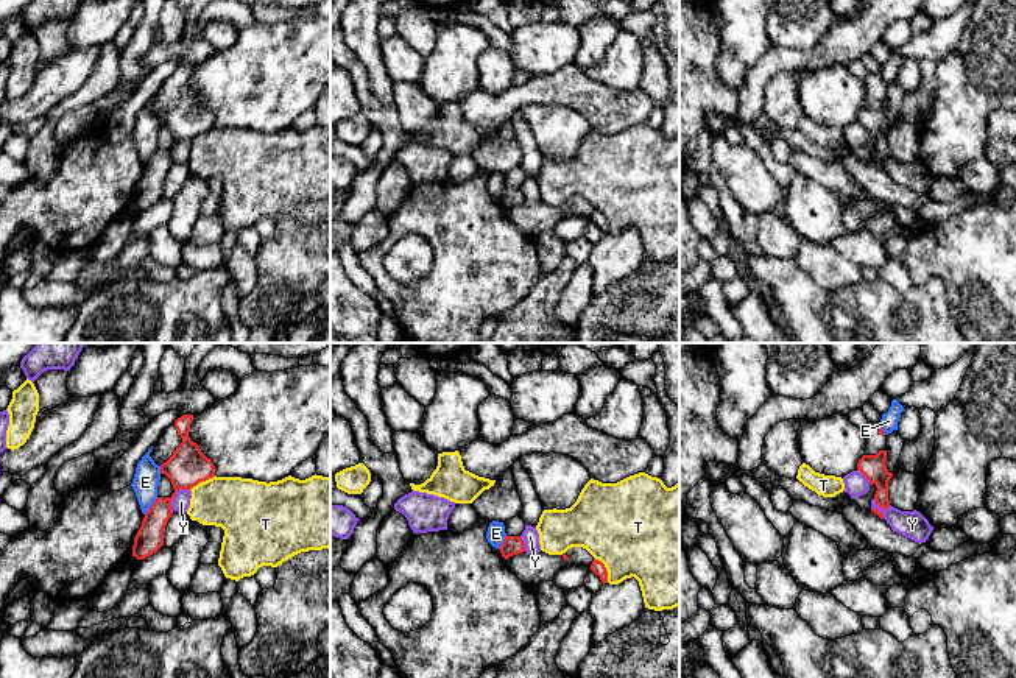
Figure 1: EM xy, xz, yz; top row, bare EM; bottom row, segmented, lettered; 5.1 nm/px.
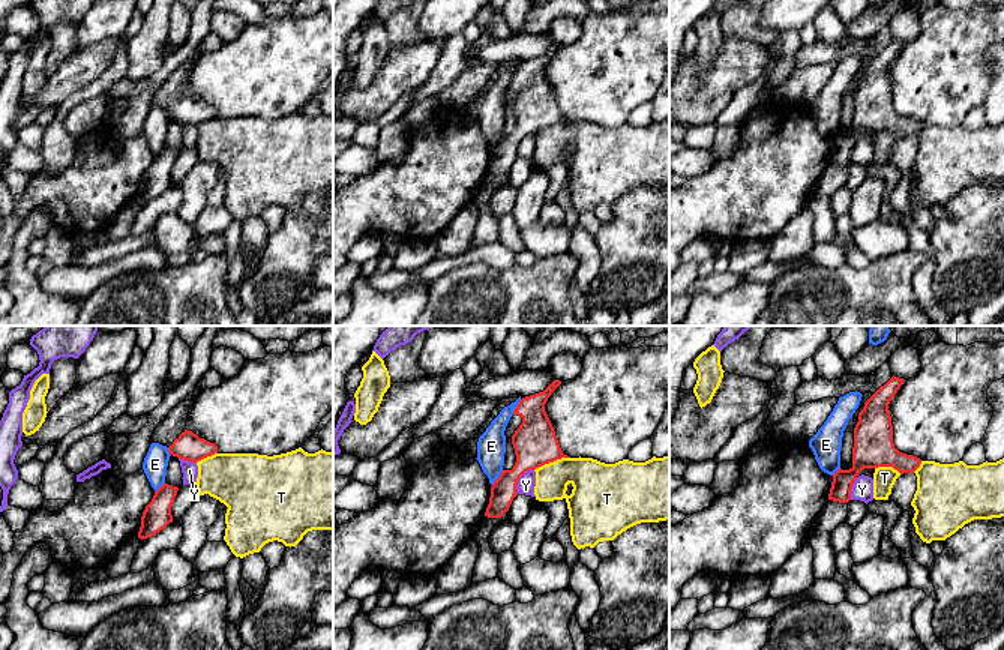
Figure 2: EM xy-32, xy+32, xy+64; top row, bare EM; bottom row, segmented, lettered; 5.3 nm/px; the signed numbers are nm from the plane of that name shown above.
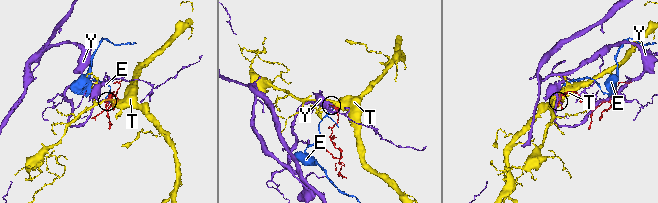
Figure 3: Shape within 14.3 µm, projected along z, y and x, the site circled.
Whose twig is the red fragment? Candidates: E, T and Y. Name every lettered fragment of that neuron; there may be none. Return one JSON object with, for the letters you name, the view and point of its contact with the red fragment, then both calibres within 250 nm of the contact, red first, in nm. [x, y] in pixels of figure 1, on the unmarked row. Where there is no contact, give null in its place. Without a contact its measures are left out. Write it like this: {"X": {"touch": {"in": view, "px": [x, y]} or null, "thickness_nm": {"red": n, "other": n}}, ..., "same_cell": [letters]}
{"same_cell": []}

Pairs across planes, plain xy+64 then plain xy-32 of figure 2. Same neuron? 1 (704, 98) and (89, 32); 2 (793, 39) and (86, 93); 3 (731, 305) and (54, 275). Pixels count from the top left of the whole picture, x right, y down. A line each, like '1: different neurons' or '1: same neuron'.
1: different neurons
2: same neuron
3: different neurons

